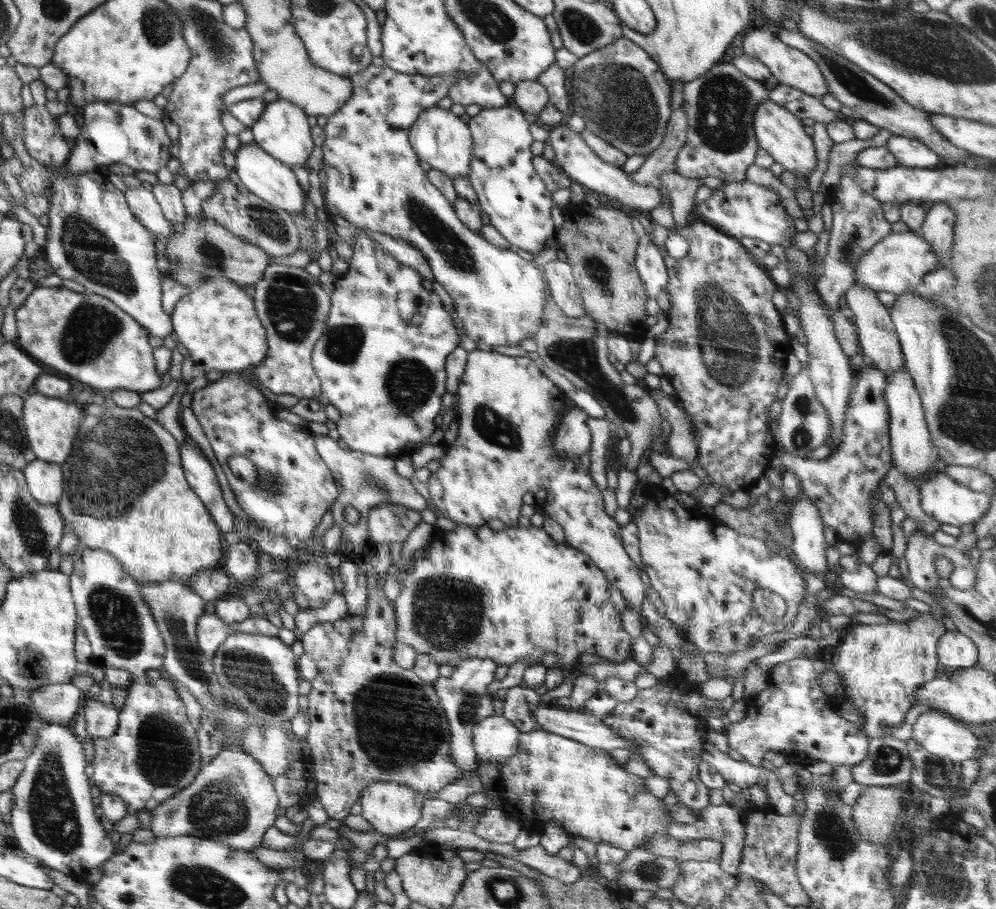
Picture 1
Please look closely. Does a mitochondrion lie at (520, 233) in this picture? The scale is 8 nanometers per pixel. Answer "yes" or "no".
no

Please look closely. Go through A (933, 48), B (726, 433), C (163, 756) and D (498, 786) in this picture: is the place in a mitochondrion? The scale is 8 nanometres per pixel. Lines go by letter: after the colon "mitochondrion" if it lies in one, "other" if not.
A: mitochondrion
B: other
C: mitochondrion
D: other

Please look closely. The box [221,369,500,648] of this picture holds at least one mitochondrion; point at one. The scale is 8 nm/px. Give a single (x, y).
(275, 487)

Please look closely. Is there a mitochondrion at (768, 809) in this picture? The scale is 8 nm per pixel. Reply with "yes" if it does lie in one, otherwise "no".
no

